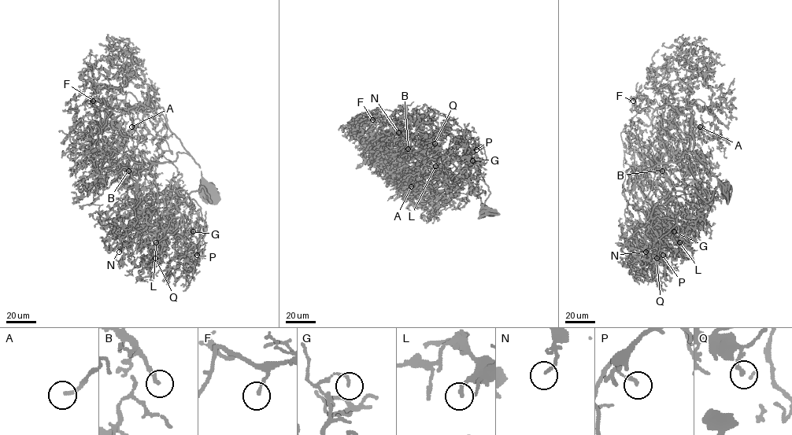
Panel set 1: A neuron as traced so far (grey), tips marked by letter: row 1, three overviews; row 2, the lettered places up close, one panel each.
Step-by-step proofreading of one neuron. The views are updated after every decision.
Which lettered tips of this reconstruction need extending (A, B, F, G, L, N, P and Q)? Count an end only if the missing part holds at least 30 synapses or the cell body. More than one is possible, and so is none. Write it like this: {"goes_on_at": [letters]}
{"goes_on_at": ["A"]}

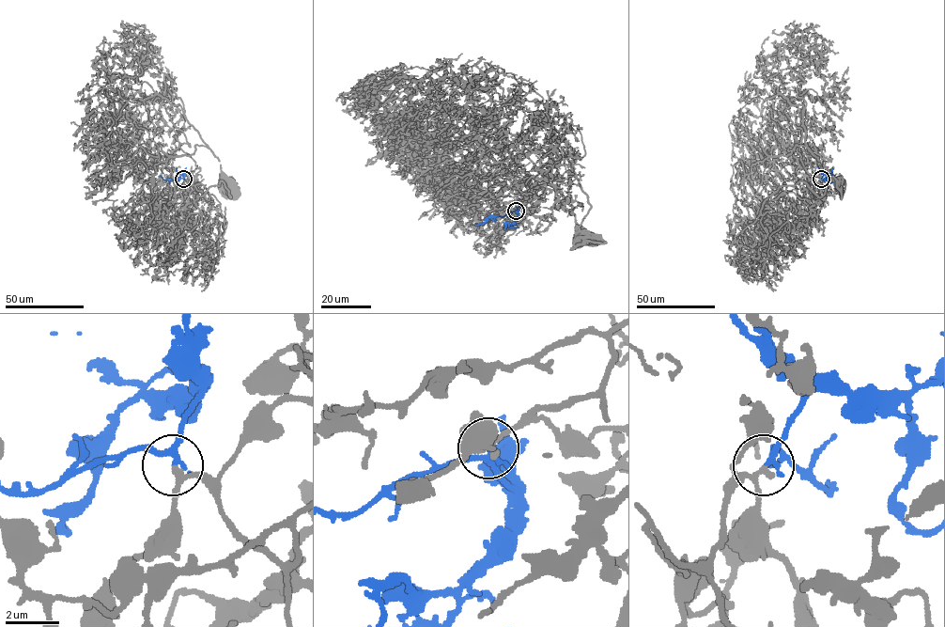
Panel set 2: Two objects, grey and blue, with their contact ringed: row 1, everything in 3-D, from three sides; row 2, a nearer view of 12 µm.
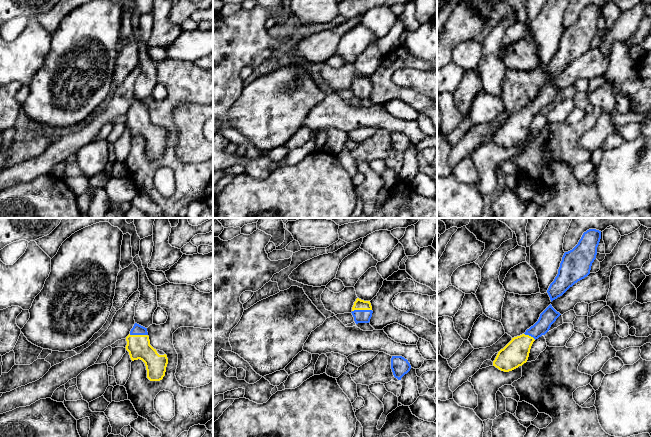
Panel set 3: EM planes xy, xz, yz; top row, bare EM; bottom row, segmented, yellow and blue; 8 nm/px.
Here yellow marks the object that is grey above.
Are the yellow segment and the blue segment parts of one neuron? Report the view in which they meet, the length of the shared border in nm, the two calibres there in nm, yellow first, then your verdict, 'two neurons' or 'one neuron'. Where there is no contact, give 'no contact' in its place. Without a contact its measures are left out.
xz | 160 nm | 90/110 nm | one neuron

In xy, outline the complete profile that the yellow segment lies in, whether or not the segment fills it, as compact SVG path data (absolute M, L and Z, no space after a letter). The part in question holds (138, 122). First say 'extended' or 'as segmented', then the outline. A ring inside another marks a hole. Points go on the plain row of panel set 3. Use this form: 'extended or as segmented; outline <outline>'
extended; outline M135 99L126 113L126 126L129 128L130 134L134 136L142 136L147 146L147 154L150 157L160 157L165 152L168 140L167 131L159 131L151 121L147 108L147 104Z

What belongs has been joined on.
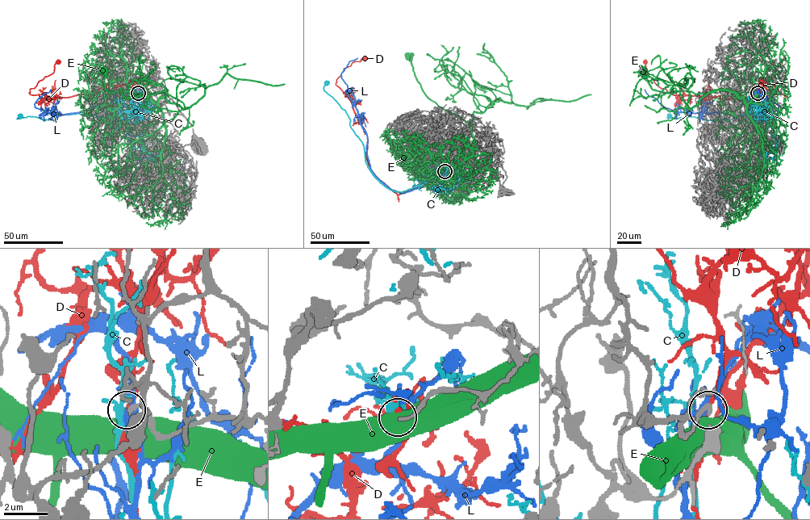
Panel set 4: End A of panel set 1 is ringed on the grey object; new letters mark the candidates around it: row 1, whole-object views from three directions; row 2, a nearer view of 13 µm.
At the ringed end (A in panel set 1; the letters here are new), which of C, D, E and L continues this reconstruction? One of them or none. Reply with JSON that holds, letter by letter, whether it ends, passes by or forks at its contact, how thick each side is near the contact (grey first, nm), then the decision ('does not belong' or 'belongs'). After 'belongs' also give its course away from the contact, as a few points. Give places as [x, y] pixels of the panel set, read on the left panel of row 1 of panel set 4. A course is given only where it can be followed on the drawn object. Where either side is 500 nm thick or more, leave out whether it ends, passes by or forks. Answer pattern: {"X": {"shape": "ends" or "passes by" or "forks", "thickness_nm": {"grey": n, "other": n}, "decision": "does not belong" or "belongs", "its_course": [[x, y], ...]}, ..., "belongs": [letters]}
{"C": {"shape": "ends", "thickness_nm": {"grey": 180, "other": 110}, "decision": "does not belong"}, "D": {"shape": "passes by", "thickness_nm": {"grey": 200, "other": 240}, "decision": "does not belong"}, "E": {"thickness_nm": {"grey": 170, "other": 750}, "decision": "does not belong"}, "L": {"shape": "forks", "thickness_nm": {"grey": 200, "other": 300}, "decision": "does not belong"}, "belongs": []}

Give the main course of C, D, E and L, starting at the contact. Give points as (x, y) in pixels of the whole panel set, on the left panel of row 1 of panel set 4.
C: (138, 94), (137, 106), (104, 118), (75, 113), (59, 114), (55, 120), (33, 116), (17, 118), (22, 115)
D: (138, 93), (139, 83), (135, 81), (60, 98), (29, 93), (39, 81), (53, 73), (55, 64), (60, 61)
E: (138, 94), (156, 103), (167, 90), (140, 94), (109, 92), (105, 88), (103, 69)
L: (138, 93), (134, 89), (121, 99), (60, 115), (60, 112), (48, 112), (35, 106), (39, 97), (51, 89)

